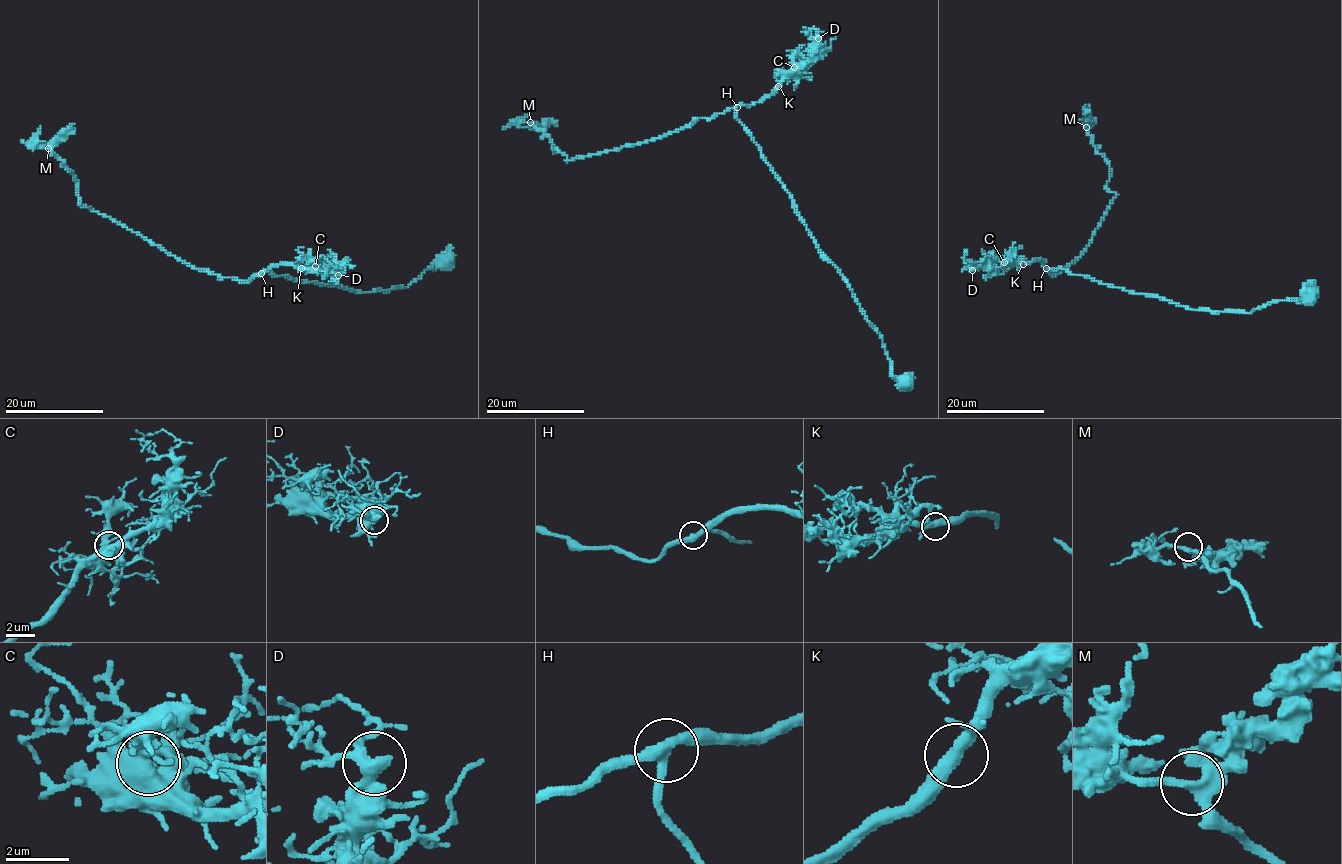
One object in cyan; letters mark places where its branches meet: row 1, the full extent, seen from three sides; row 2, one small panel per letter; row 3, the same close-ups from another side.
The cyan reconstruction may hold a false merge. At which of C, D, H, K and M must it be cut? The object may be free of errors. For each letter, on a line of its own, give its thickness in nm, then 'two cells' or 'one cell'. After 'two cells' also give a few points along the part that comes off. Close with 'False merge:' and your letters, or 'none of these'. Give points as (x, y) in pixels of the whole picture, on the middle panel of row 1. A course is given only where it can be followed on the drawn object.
C: calibre 460 nm; one cell
D: calibre 320 nm; one cell
H: calibre 340 nm; one cell
K: calibre 360 nm; one cell
M: calibre 300 nm; one cell
False merge: none of these

